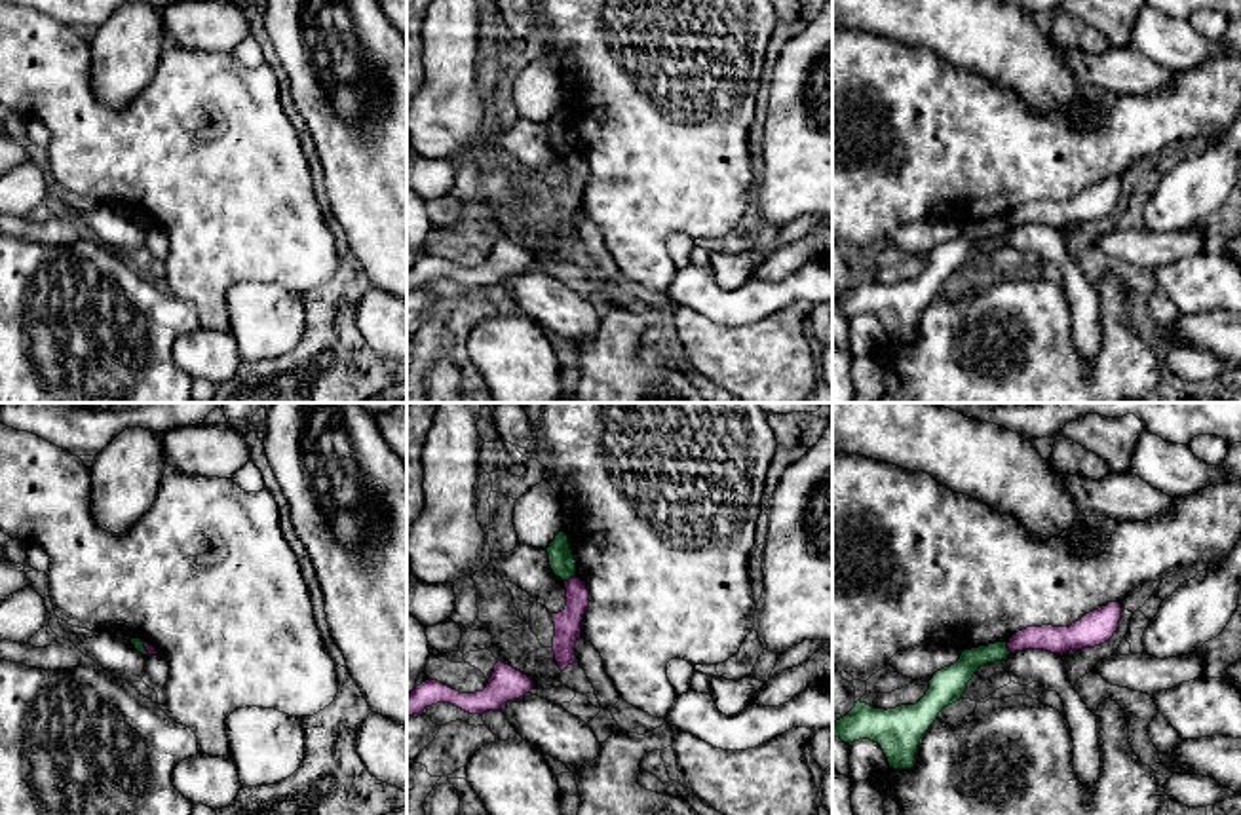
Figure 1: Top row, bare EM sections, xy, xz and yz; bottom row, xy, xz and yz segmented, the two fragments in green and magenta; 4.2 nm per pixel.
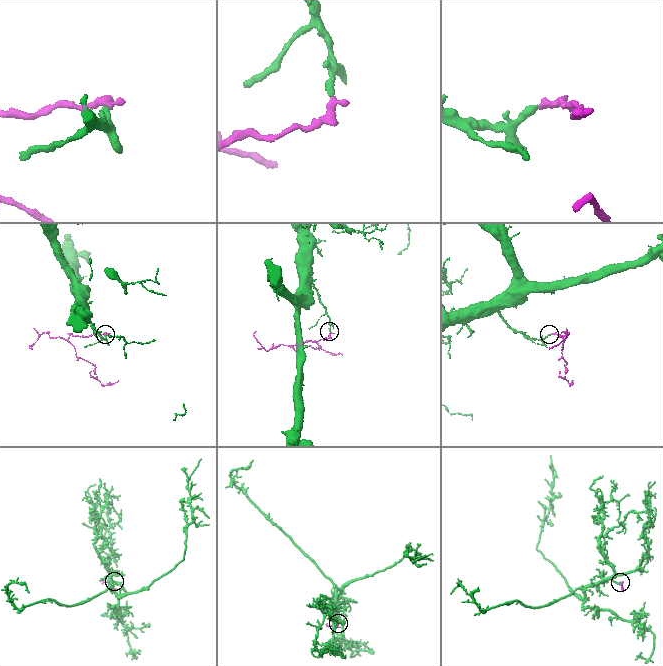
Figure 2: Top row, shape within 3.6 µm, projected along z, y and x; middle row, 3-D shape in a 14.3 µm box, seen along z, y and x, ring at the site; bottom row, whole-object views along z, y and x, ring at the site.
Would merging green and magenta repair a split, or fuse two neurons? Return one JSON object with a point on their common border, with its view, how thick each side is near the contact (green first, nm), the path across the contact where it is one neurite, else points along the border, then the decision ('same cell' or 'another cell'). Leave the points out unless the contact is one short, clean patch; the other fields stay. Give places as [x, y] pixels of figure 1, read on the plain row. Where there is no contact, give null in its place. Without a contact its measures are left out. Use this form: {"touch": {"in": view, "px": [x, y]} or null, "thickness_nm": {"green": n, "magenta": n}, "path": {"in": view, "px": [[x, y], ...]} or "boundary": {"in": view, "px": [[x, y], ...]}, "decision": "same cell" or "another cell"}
{"touch": {"in": "xz", "px": [569, 152]}, "thickness_nm": {"green": 110, "magenta": 110}, "boundary": {"in": "xz", "px": [[574, 149], [565, 156]]}, "decision": "another cell"}

